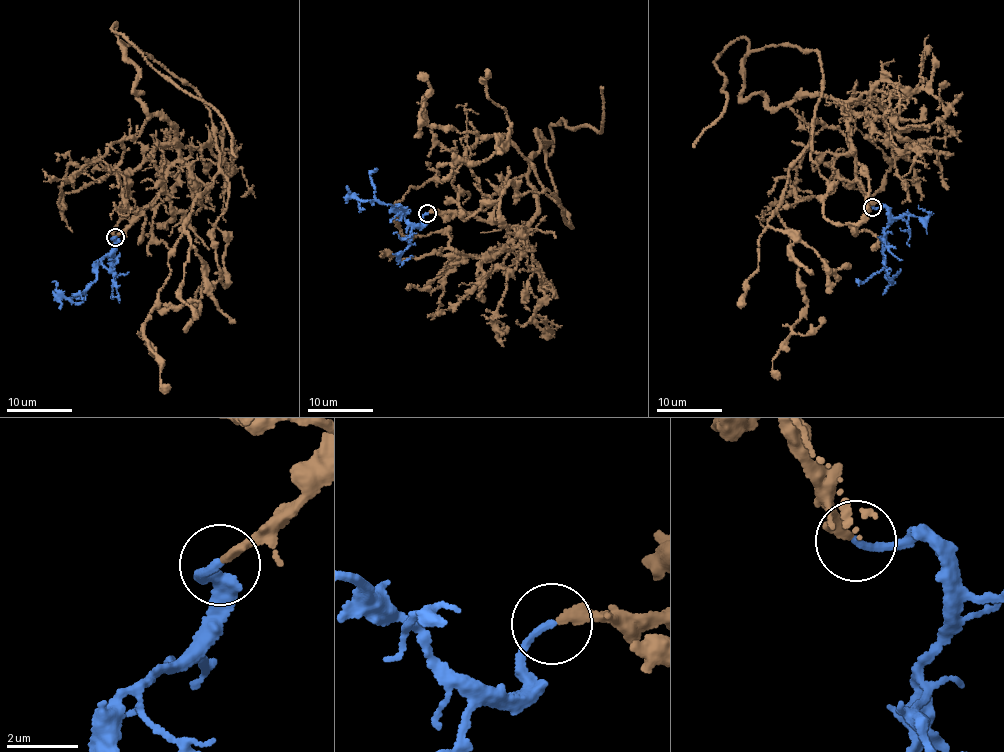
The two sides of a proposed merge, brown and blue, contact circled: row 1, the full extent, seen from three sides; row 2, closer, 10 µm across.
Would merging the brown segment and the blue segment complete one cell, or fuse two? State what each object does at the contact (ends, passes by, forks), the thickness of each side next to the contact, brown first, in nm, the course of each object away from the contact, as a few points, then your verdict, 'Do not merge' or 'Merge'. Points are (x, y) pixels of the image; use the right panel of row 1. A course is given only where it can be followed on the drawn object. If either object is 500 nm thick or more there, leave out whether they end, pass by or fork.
At the ring brown ends. At the ring blue ends. Thickness 280 nm (brown) against 200 nm. Course of brown: (871, 206), (847, 109), (742, 99), (749, 52), (815, 50), (823, 78), (777, 212), (806, 305), (778, 373). Course of blue: (871, 206), (885, 207), (889, 212), (882, 253), (891, 281), (886, 275), (888, 268). Merge

